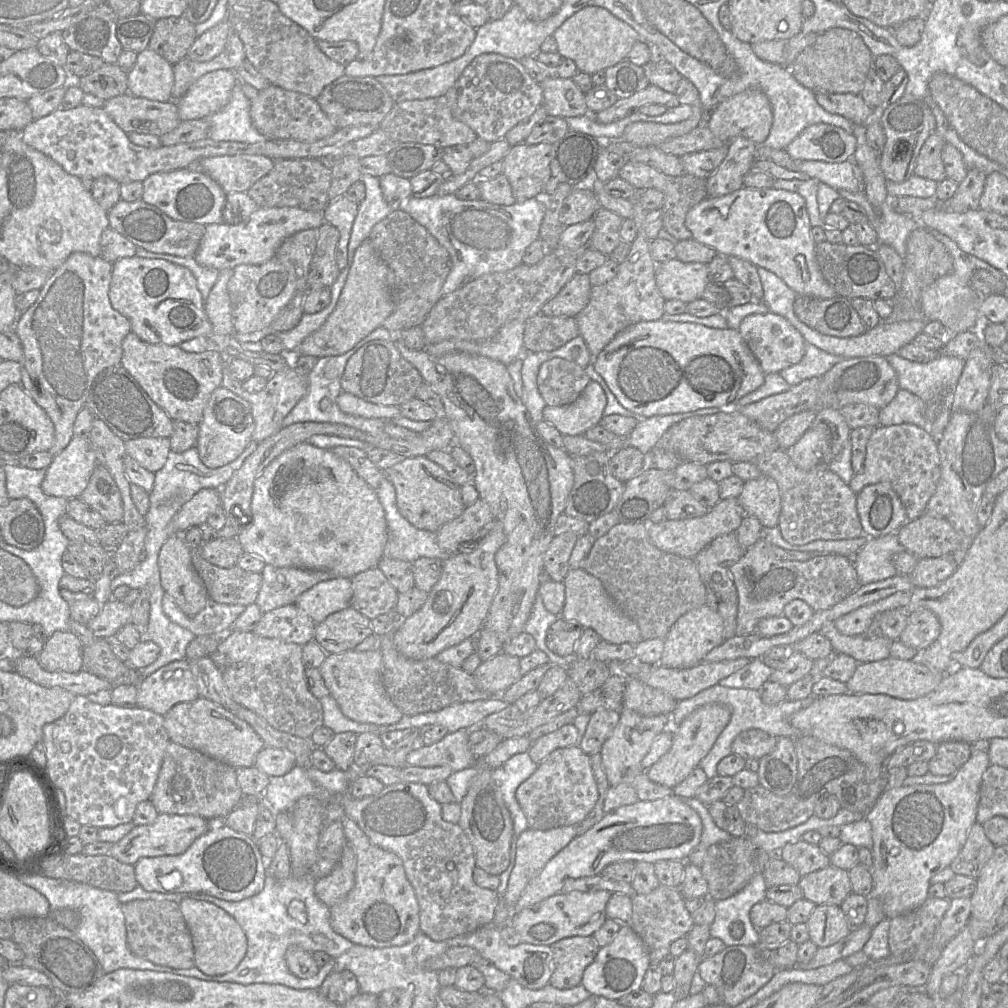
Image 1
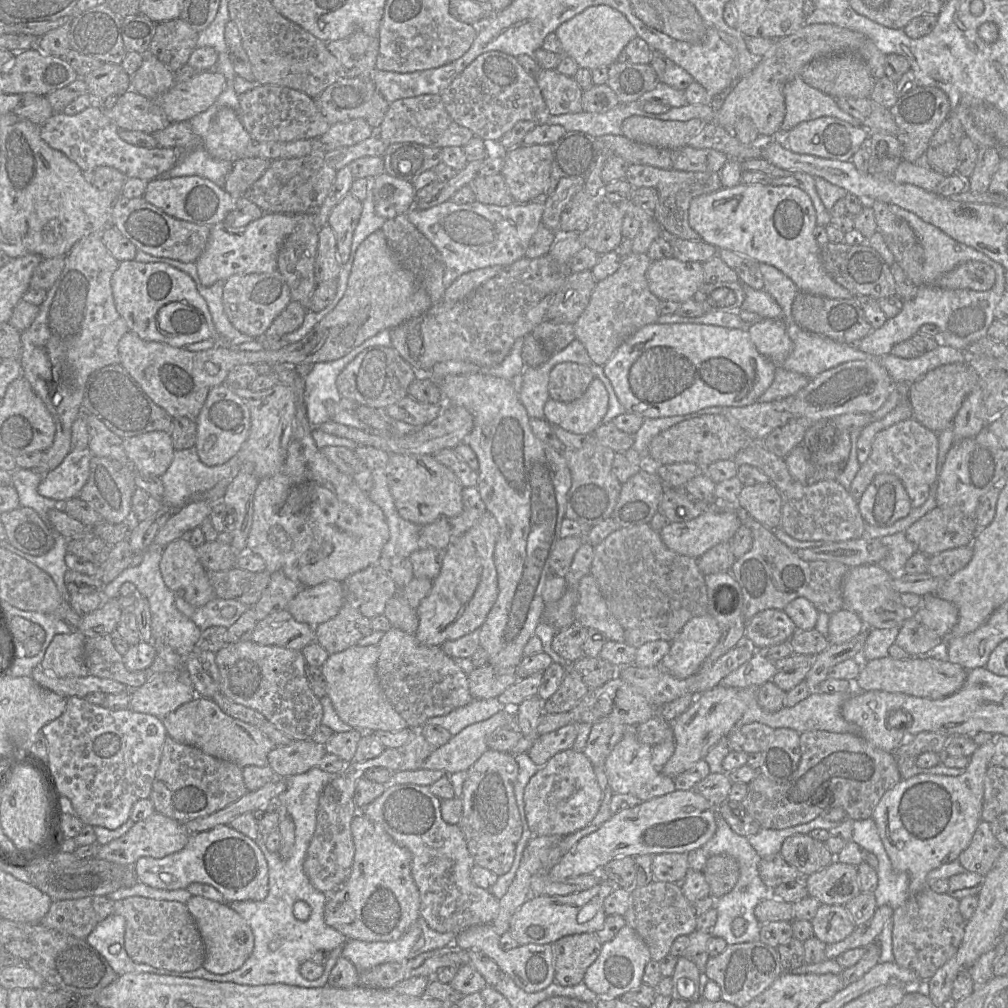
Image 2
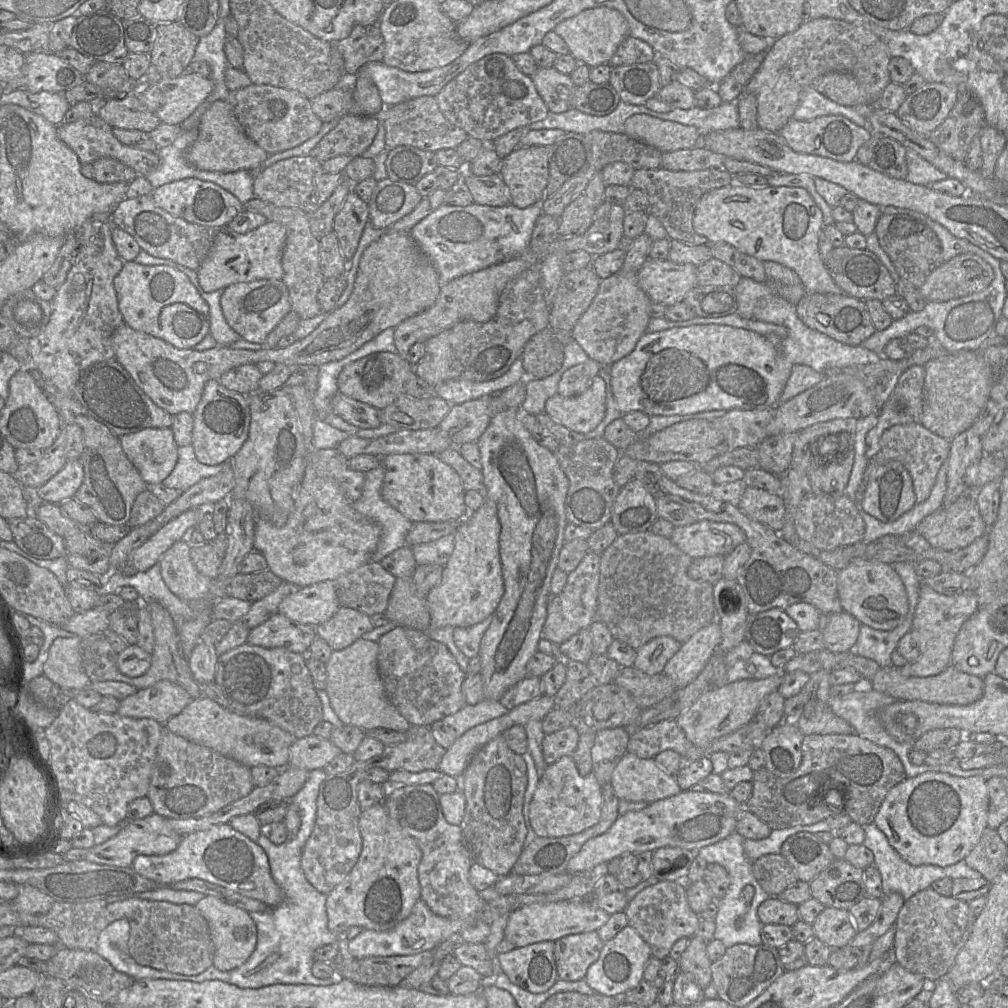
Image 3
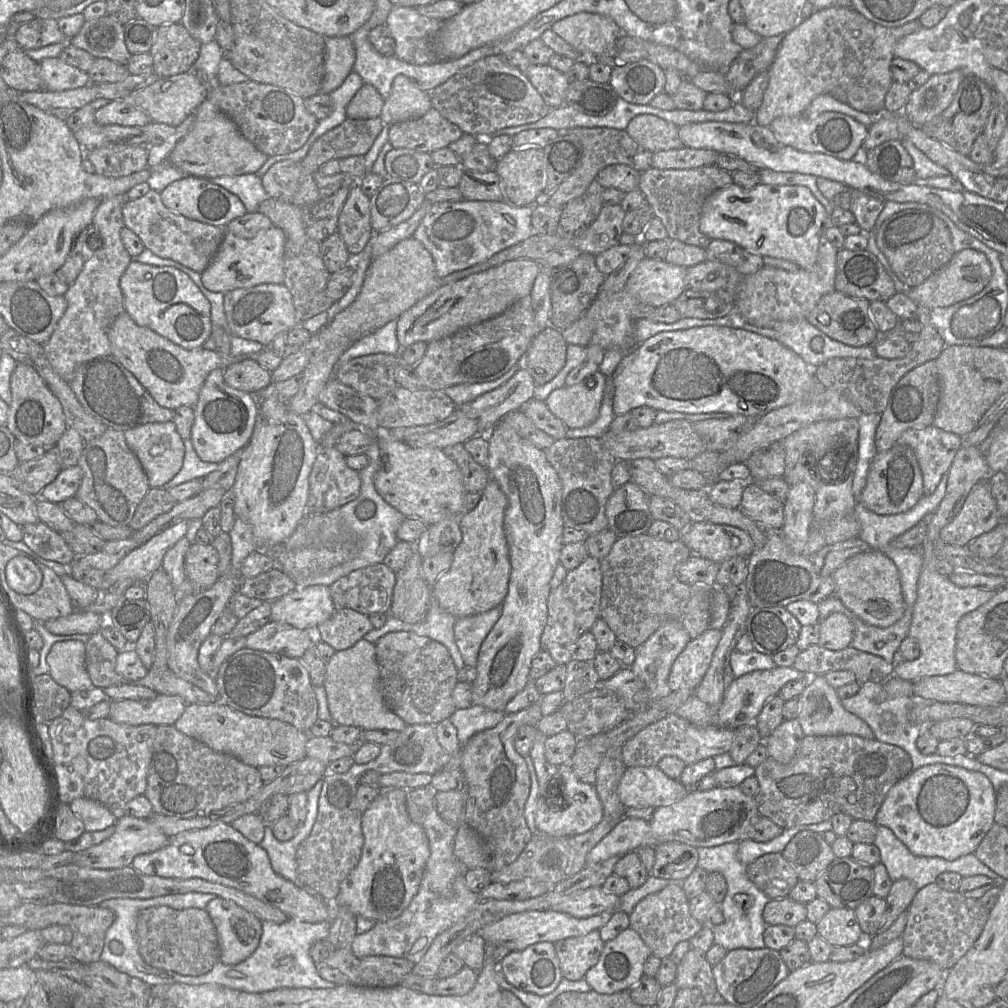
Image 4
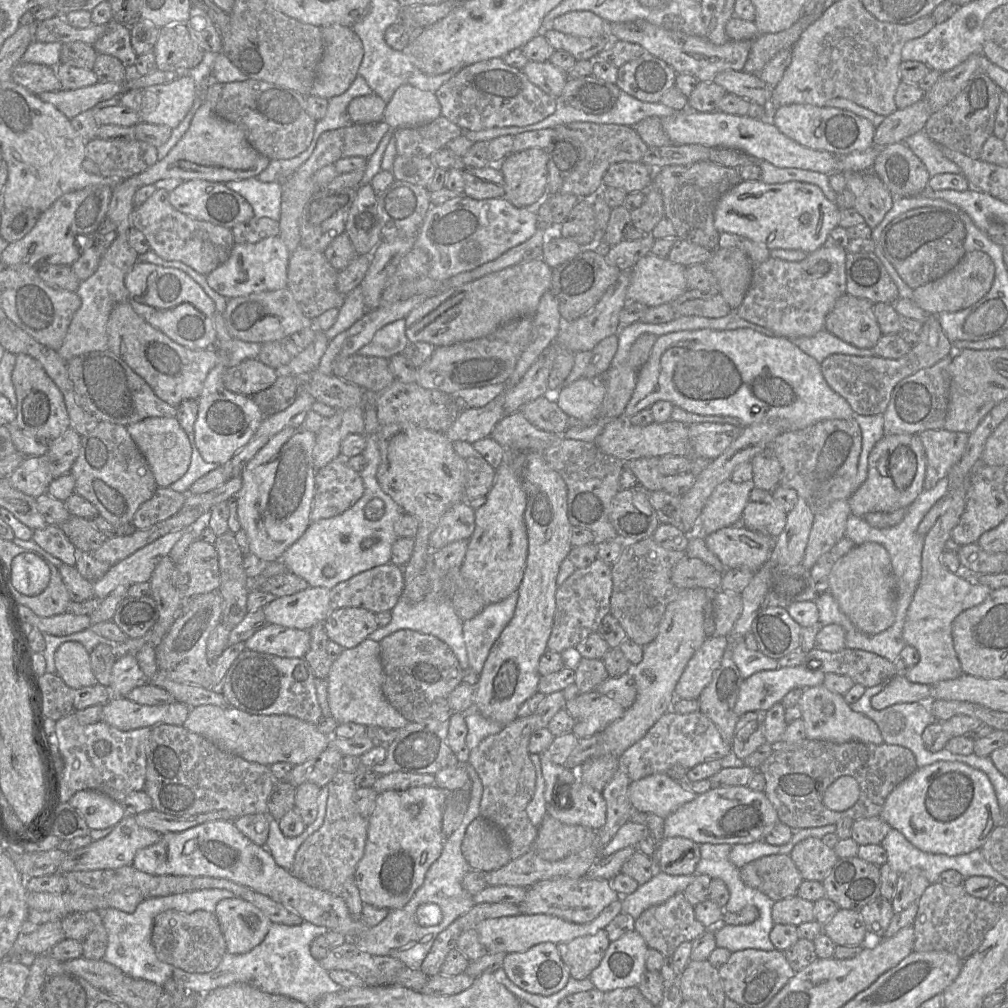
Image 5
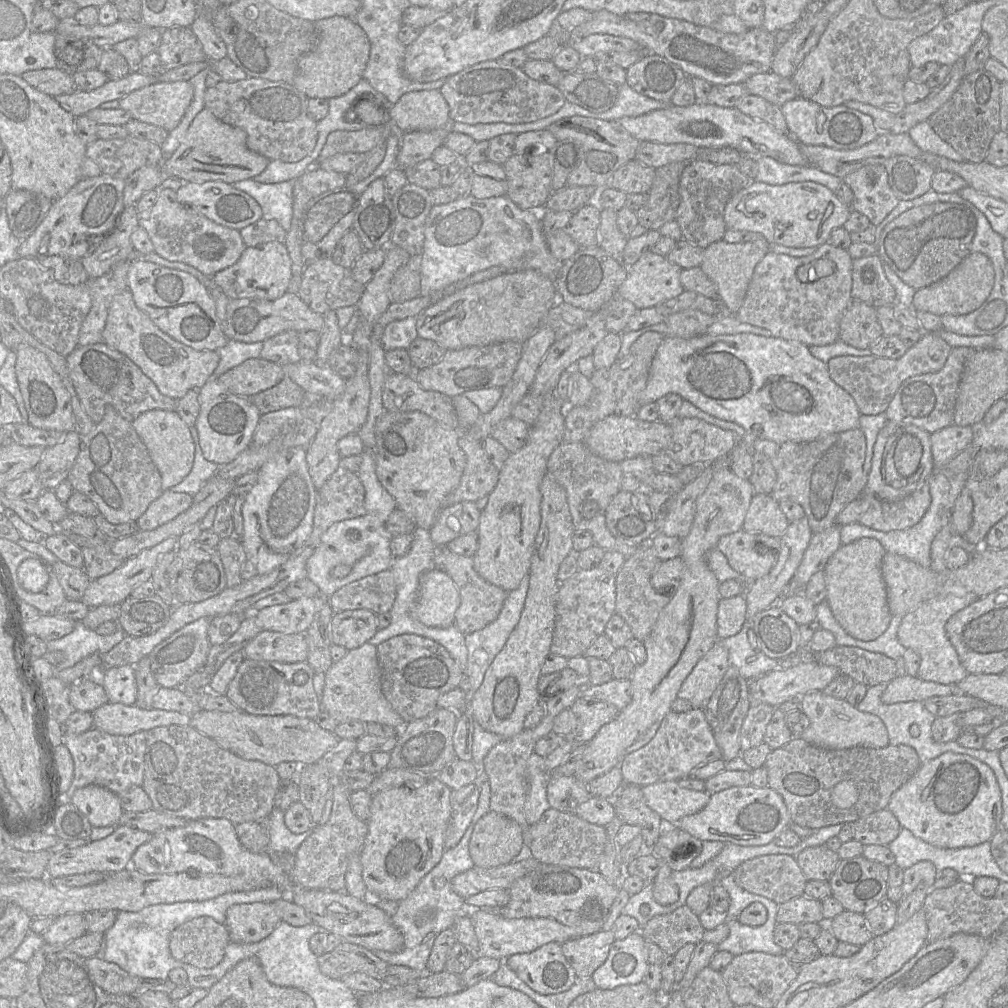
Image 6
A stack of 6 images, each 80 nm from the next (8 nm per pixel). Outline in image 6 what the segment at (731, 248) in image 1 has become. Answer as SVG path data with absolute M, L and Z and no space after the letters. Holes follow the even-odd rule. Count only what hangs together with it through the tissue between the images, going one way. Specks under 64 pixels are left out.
M752 181L728 201L724 221L727 229L759 233L769 244L808 248L828 242L831 232L843 226L851 210L834 192L816 182L769 185Z

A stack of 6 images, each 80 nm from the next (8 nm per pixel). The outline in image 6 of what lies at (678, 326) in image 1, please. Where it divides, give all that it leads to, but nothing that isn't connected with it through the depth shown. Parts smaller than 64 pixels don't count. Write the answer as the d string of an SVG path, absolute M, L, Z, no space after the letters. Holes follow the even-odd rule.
M705 333L687 339L665 336L653 357L647 385L639 395L639 405L656 402L669 393L680 395L712 416L739 424L756 439L777 443L809 442L860 427L861 413L855 400L831 379L827 364L815 358L808 346L777 337L753 333Z

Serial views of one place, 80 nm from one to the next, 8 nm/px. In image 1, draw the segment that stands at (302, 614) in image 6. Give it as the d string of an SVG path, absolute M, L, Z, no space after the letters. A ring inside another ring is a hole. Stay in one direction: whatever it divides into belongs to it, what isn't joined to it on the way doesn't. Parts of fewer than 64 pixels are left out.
M333 577L302 593L296 605L316 624L331 614L351 606L351 578Z

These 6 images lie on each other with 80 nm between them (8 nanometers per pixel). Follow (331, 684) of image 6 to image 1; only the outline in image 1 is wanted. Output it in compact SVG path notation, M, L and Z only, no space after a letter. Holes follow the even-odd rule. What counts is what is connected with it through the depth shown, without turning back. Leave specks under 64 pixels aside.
M379 647L368 651L348 650L337 654L328 654L319 668L332 696L342 713L357 722L376 725L395 724L403 713L393 703L382 681L382 656Z

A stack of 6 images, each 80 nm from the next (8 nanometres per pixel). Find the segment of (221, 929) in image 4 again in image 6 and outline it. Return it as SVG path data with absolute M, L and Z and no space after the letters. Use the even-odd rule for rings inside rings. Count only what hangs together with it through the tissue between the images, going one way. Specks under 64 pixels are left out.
M254 902L229 907L224 925L230 941L251 944L269 936L280 922L281 918L273 903Z

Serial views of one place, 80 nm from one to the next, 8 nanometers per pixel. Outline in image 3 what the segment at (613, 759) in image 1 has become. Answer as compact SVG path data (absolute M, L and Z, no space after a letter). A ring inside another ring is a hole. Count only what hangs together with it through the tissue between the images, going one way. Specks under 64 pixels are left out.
M626 752L612 773L613 790L618 799L647 803L679 794L682 789L653 758L643 759Z

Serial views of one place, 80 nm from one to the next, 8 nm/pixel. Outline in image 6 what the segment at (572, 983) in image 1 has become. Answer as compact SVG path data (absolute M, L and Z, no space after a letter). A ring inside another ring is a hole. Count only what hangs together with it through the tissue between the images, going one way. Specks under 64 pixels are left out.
M611 930L575 937L561 944L562 952L577 978L589 978L608 957L615 941Z

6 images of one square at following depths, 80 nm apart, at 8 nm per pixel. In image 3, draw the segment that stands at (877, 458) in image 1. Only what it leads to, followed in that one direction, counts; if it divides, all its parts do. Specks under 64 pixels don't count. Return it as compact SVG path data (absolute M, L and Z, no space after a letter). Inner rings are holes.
M910 422L894 425L882 434L879 441L879 451L874 457L868 460L868 466L864 472L864 480L856 492L856 503L861 506L861 501L866 487L866 479L871 468L876 468L891 460L901 462L909 471L913 488L916 496L916 502L924 502L929 496L936 483L936 477L943 462L950 454L951 440L947 440L931 432L921 423Z

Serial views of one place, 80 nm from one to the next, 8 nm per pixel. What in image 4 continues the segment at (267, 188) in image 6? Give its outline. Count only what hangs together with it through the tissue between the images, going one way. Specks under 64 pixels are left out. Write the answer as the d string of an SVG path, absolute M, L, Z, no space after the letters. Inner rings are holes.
M255 173L219 176L206 180L236 195L244 204L247 212L258 212L261 202L270 198L262 185L261 178Z

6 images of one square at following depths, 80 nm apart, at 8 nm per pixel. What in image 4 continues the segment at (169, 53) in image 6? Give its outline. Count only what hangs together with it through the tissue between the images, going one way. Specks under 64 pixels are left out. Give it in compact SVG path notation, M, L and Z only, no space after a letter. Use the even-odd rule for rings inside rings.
M180 22L157 27L149 51L153 73L158 77L169 77L192 71L200 47L201 43Z

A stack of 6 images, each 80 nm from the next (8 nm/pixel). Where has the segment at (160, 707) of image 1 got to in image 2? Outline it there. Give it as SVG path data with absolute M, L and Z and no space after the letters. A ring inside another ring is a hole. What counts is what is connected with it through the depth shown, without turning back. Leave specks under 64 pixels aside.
M184 667L173 672L159 673L142 686L131 690L128 709L153 715L162 721L196 696L190 675Z

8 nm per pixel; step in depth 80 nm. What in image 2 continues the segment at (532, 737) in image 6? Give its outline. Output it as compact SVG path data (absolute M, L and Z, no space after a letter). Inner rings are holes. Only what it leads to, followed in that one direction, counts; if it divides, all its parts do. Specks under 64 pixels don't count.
M488 749L468 770L461 797L463 813L457 825L464 834L474 863L498 876L511 869L516 845L523 833L514 793L518 770L515 755Z

